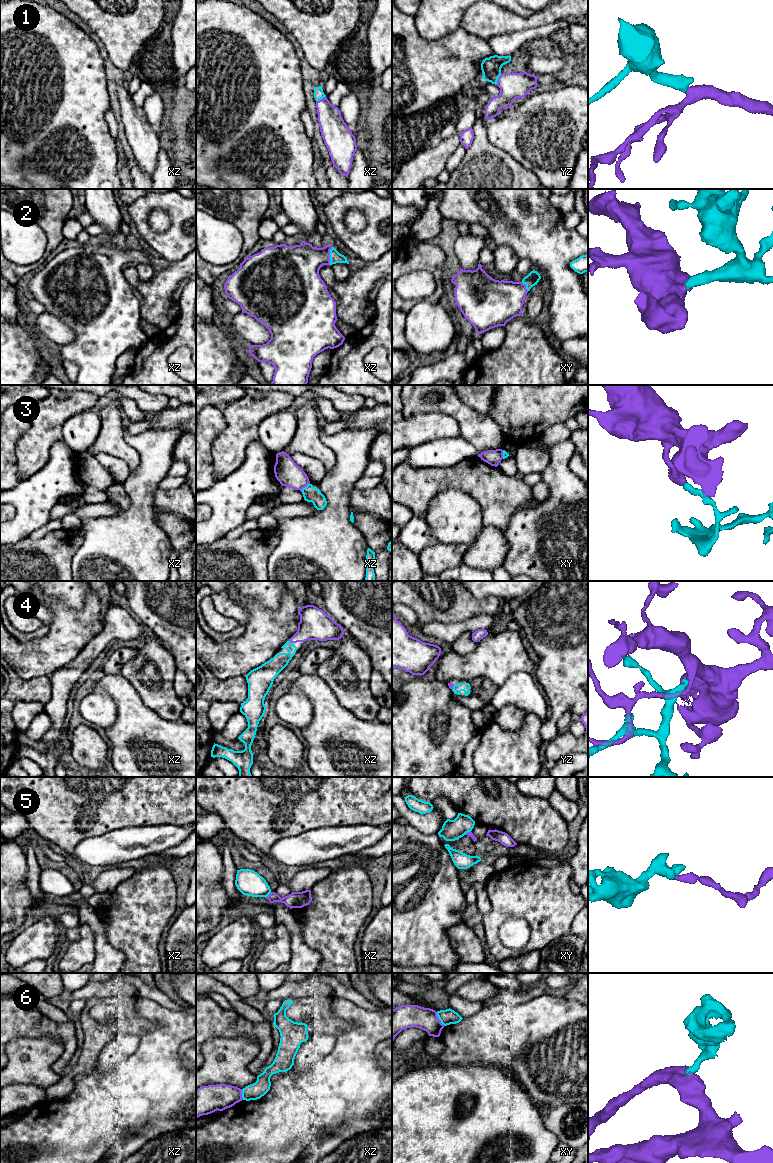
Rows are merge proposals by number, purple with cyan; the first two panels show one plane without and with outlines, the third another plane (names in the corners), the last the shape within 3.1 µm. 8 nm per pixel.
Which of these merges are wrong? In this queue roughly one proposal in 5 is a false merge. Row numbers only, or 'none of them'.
3, 5, 6

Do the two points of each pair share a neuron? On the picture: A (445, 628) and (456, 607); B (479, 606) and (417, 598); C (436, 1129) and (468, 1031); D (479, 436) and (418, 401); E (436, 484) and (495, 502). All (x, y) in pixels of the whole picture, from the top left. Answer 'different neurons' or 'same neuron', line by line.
A: different neurons
B: same neuron
C: different neurons
D: same neuron
E: same neuron

